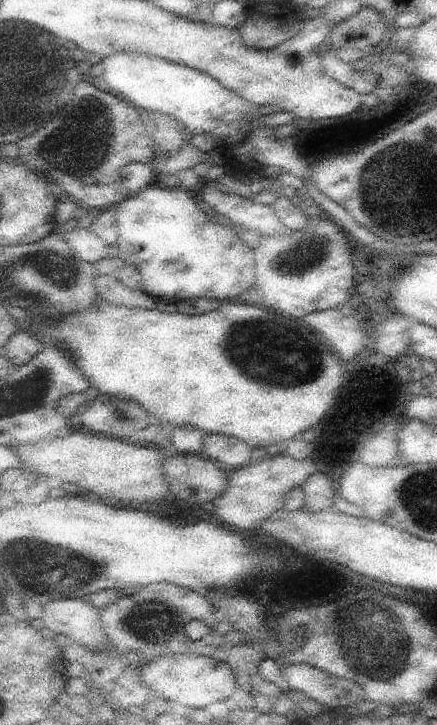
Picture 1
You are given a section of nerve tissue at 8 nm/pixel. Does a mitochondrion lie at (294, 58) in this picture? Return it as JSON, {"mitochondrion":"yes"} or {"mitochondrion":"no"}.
{"mitochondrion":"no"}

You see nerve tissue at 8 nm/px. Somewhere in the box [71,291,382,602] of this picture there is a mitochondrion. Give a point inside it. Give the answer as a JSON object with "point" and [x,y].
{"point":[254,349]}

